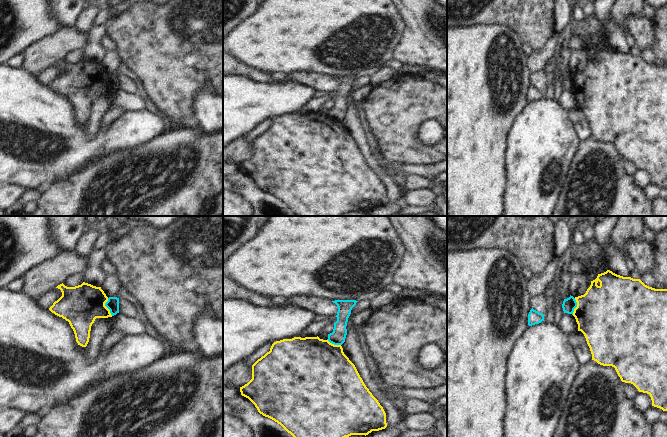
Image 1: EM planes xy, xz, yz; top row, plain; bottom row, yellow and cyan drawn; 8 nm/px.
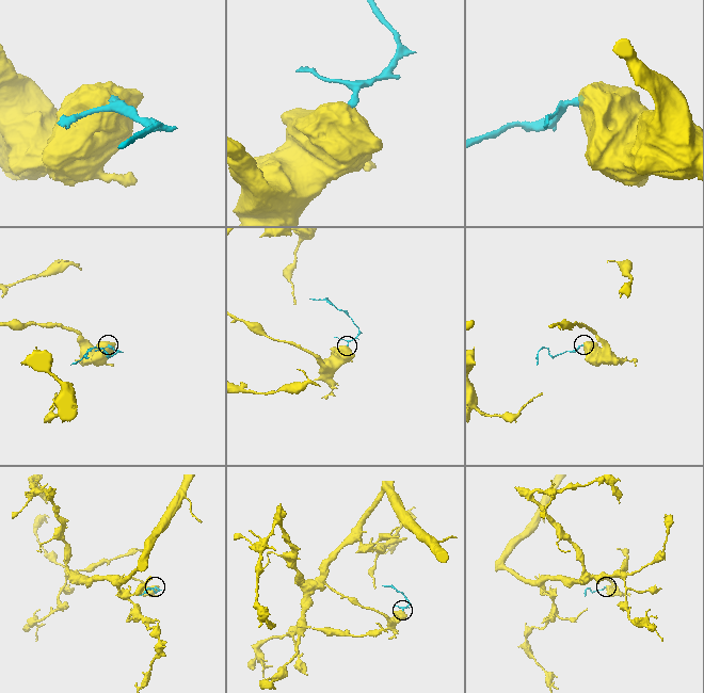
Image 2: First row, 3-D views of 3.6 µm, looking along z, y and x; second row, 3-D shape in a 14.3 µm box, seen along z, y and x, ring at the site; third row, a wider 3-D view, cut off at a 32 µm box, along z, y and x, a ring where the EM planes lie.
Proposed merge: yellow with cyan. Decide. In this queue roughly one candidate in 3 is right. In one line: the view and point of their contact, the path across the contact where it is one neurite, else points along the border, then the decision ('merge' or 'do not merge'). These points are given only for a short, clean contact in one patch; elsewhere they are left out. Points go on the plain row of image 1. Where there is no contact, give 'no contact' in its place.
meets yellow in xy at (106, 83); border along xy (107, 74), (105, 82), (112, 91); do not merge

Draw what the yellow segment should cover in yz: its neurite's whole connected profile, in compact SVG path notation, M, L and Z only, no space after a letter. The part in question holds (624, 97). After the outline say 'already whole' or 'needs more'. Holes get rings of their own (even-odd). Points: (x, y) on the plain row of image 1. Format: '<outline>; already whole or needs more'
M607 46L591 57L584 71L575 73L577 83L573 92L587 117L592 136L615 144L622 158L633 160L639 168L647 169L652 182L667 187L667 65L655 65L640 55L623 53Z; already whole

